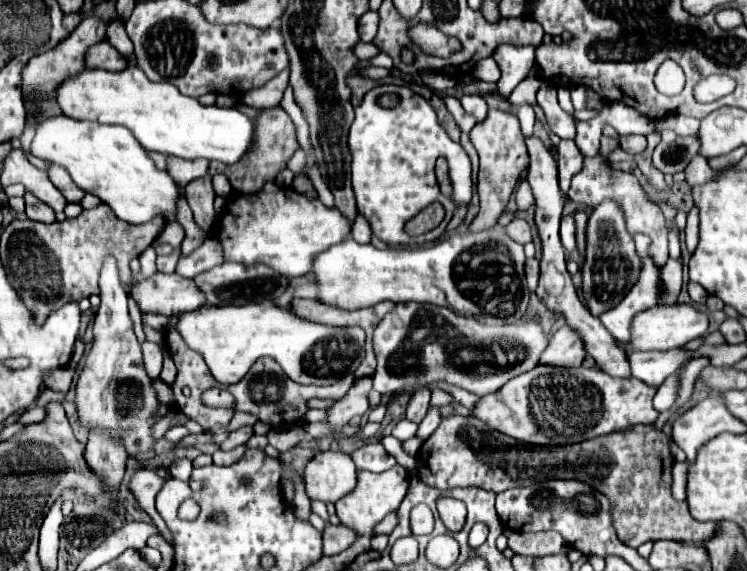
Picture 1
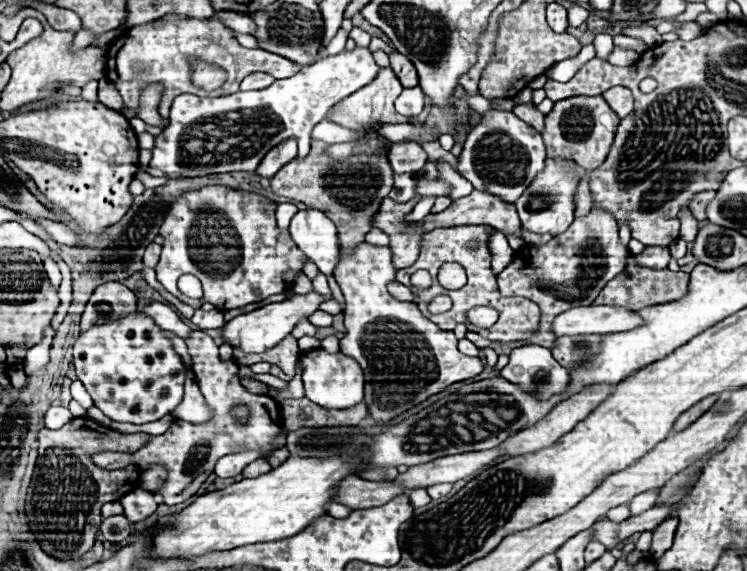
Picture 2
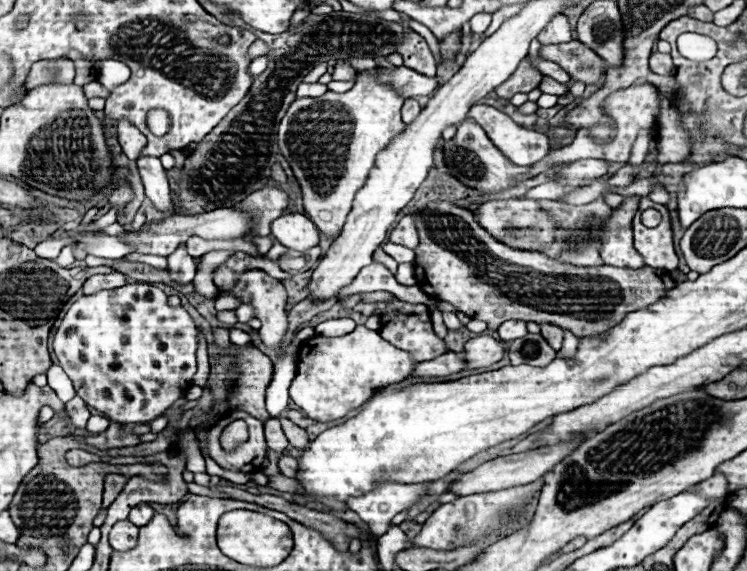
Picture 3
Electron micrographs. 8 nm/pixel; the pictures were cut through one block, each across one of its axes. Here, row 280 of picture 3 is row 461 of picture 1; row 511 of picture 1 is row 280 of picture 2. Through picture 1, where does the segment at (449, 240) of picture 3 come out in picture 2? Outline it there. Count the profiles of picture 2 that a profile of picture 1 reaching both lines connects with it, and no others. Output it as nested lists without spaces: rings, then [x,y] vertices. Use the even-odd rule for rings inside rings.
[[[630,258],[624,272],[620,272],[614,280],[610,280],[610,284],[606,284],[606,288],[600,292],[600,296],[596,298],[594,304],[616,306],[616,308],[626,308],[626,310],[640,310],[640,308],[646,308],[650,304],[674,302],[686,294],[688,278],[690,278],[690,274],[686,274],[686,272],[642,268],[634,262],[634,258]]]

